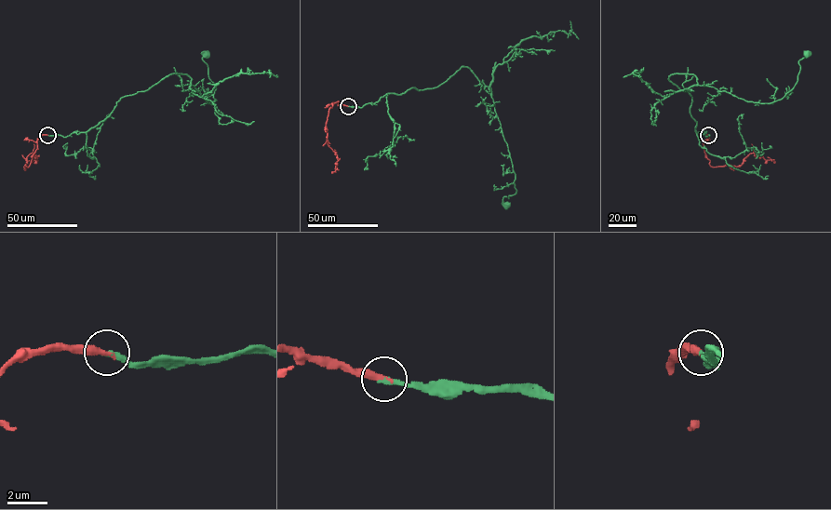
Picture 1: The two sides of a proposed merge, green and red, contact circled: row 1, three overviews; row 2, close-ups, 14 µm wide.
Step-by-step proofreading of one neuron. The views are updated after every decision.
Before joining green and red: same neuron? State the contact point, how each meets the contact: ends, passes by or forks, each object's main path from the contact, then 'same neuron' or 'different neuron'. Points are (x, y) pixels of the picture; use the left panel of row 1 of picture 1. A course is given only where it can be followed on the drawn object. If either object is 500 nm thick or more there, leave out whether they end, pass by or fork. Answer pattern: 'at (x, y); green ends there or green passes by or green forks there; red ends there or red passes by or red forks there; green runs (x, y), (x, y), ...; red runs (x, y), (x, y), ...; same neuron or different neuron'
at (47, 135); green ends there; red ends there; green runs (47, 135), (87, 131), (121, 98), (173, 73), (186, 73), (211, 103), (215, 85), (206, 54); red runs (47, 135), (41, 135), (36, 141), (37, 149), (26, 167), (26, 157), (33, 153), (35, 157); same neuron

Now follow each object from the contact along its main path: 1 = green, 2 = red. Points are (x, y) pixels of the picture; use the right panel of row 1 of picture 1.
1: (708, 135), (696, 131), (691, 98), (671, 74), (693, 73), (699, 85), (770, 103), (794, 87), (807, 54)
2: (708, 135), (703, 149), (713, 167), (740, 166), (751, 154), (771, 160), (768, 157)

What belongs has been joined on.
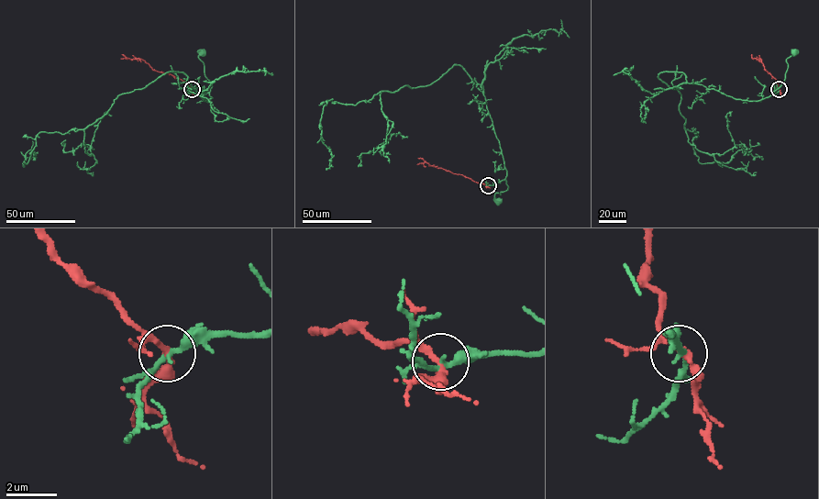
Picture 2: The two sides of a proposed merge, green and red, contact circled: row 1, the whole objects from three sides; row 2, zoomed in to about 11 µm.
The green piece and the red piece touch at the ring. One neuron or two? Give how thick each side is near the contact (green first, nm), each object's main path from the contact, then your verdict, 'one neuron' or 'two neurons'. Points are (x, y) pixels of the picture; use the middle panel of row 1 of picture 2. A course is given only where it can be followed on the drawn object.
calibres 240 and 240 nm; course green (488, 185), (506, 182), (507, 189), (495, 194), (498, 201); course red (488, 185), (430, 165), (418, 158); two neurons

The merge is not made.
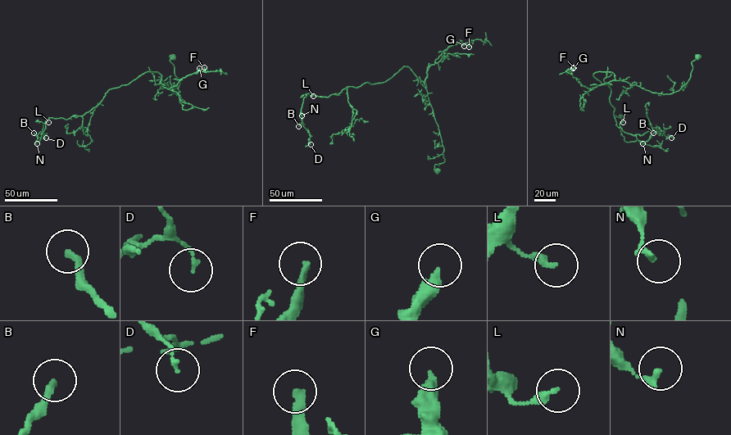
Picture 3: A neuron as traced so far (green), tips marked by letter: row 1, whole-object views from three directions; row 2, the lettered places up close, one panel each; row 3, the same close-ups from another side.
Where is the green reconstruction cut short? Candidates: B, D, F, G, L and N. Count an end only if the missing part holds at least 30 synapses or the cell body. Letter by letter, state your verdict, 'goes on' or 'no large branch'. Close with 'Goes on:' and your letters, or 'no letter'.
B: goes on
D: no large branch
F: goes on
G: goes on
L: no large branch
N: no large branch
Goes on: B, F, G

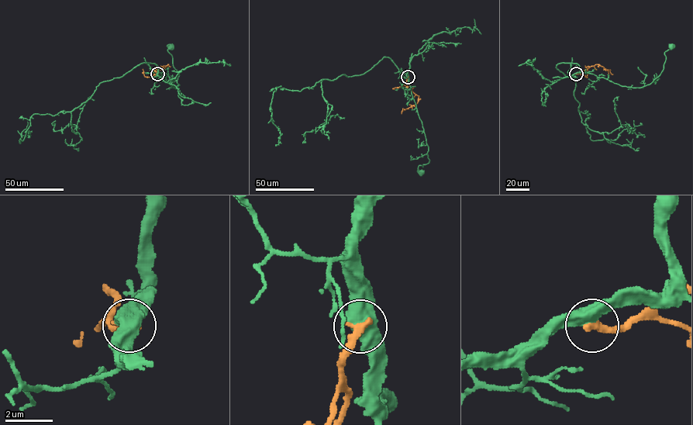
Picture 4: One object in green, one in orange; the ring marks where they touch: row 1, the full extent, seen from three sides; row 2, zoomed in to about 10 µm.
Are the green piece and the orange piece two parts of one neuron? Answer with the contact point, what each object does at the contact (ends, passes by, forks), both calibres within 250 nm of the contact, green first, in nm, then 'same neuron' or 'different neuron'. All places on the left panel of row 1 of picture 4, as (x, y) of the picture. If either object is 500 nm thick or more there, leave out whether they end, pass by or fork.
place (157, 74); calibres 650 and 400 nm; different neuron

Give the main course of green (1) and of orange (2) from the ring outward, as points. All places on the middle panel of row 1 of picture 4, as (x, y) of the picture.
1: (408, 77), (428, 146), (429, 162), (418, 167), (421, 172)
2: (408, 77), (405, 86), (418, 97), (418, 101), (403, 109), (401, 113)

